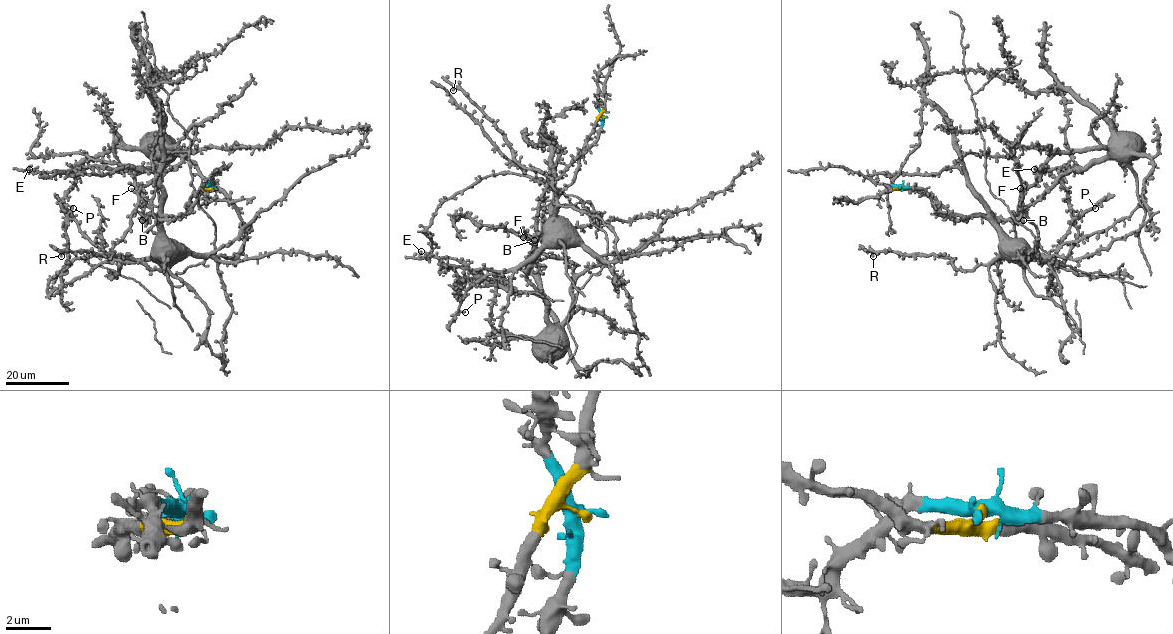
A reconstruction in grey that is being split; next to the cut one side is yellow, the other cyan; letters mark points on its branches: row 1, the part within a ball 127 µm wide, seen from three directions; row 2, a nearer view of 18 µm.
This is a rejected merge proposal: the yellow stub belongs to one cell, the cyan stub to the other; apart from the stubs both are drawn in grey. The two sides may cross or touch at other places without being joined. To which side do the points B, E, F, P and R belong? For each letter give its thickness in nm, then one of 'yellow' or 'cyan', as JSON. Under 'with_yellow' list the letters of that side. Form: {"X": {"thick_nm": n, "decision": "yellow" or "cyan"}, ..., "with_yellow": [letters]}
{"B": {"thick_nm": 380, "decision": "cyan"}, "E": {"thick_nm": 440, "decision": "cyan"}, "F": {"thick_nm": 340, "decision": "cyan"}, "P": {"thick_nm": 440, "decision": "yellow"}, "R": {"thick_nm": 420, "decision": "yellow"}, "with_yellow": ["P", "R"]}

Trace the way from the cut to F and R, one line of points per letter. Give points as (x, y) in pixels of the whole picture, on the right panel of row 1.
F: (900, 187), (922, 188), (939, 214), (956, 219), (979, 214), (1016, 219), (1024, 207), (1020, 201), (1020, 188)
R: (900, 187), (950, 212), (986, 217), (999, 254), (971, 270), (932, 254), (873, 256)

